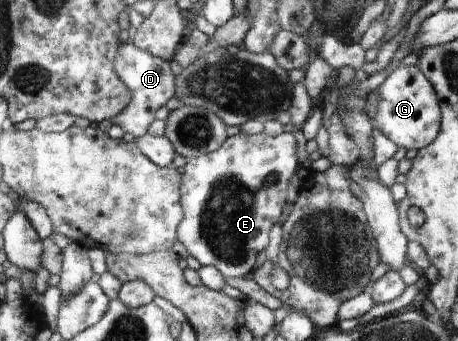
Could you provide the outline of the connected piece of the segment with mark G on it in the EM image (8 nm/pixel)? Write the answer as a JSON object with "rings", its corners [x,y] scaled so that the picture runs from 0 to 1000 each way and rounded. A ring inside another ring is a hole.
{"rings":[[[880,194],[860,199],[838,246],[823,258],[828,293],[823,331],[812,349],[814,370],[841,402],[849,405],[867,431],[880,437],[910,437],[913,443],[939,425],[959,396],[959,290],[943,261],[937,232],[910,194]]]}

